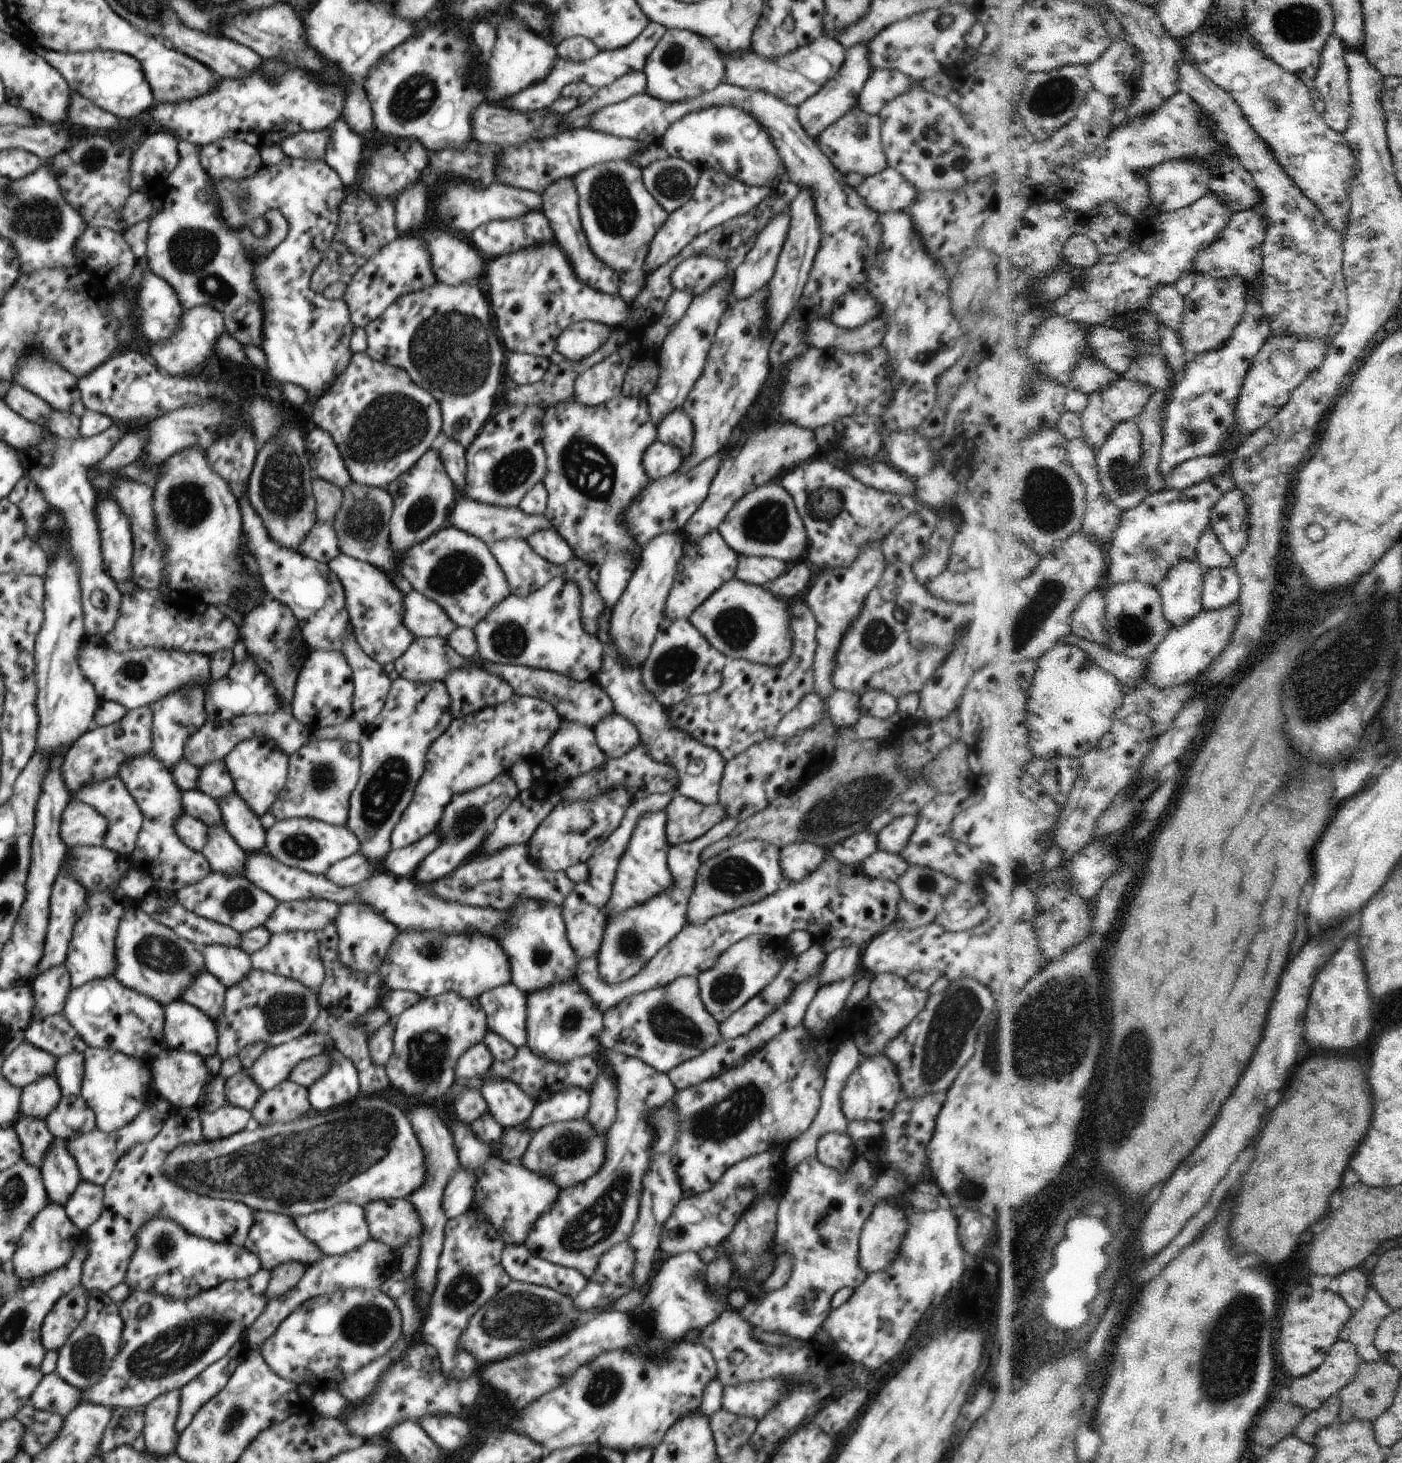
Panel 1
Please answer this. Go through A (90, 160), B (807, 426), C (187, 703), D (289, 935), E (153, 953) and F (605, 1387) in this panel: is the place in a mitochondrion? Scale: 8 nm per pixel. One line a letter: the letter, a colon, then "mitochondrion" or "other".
A: mitochondrion
B: other
C: mitochondrion
D: other
E: mitochondrion
F: mitochondrion

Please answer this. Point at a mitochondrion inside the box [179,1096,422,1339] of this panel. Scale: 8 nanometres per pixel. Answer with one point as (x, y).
(385, 1266)

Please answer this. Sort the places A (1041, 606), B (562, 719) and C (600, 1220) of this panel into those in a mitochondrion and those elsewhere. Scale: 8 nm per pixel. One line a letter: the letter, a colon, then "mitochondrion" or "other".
A: mitochondrion
B: other
C: mitochondrion

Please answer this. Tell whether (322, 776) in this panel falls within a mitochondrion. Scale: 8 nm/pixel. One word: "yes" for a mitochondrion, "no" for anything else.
yes

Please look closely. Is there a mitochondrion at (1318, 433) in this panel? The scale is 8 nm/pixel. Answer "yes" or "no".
no

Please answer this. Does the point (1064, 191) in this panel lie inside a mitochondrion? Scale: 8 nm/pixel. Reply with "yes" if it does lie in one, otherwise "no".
no

